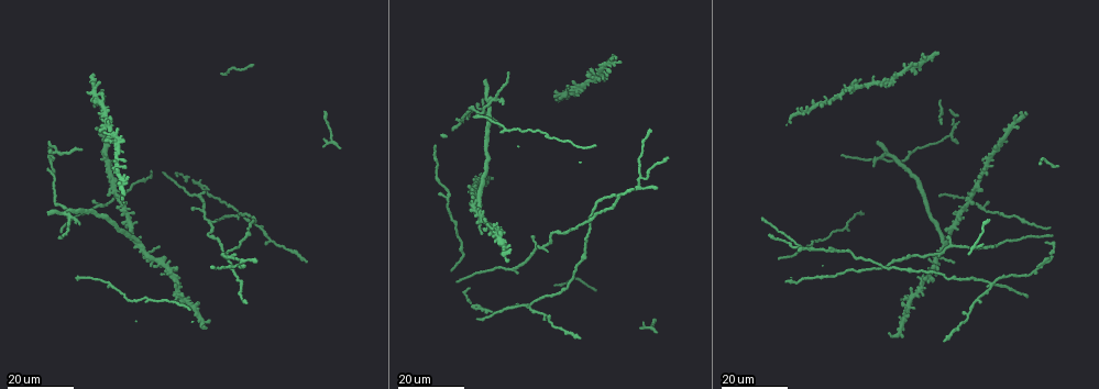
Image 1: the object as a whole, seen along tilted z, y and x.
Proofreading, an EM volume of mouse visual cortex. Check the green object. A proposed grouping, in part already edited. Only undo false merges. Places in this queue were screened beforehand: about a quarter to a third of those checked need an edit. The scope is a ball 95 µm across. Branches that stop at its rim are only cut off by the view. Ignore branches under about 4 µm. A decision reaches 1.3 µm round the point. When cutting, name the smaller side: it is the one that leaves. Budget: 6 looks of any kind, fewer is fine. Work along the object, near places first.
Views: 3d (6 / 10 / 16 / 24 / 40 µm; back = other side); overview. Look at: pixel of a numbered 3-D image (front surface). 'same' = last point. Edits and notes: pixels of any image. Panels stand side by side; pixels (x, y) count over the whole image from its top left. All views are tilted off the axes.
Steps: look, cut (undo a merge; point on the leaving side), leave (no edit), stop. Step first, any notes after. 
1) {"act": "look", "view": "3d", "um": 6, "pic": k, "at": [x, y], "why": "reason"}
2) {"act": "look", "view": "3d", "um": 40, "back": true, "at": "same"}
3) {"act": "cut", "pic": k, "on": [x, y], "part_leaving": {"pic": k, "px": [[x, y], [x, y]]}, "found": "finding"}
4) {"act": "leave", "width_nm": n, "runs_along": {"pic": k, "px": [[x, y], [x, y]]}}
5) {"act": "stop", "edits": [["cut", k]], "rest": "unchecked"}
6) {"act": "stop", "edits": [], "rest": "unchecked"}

{"act": "look", "view": "3d", "um": 16, "pic": 1, "at": [992, 286], "why": "four or more arms meet"}

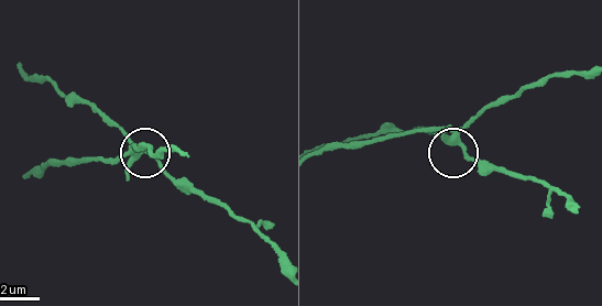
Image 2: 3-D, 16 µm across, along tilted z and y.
{"act": "look", "view": "3d", "um": 10, "pic": 2, "at": [459, 141]}

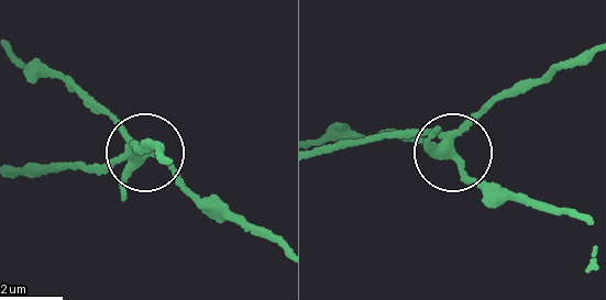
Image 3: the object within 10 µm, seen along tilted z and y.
{"act": "look", "view": "3d", "um": 6, "pic": 3, "at": [449, 155]}

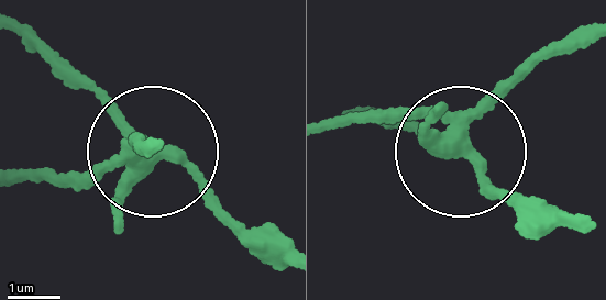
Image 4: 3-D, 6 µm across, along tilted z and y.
{"act": "cut", "pic": 4, "on": [201, 186], "part_leaving": {"pic": 4, "px": [[135, 158], [176, 164], [231, 215], [285, 232]]}, "found": "a second cell is stuck on"}

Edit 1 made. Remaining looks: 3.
{"act": "look", "view": "3d", "um": 16, "pic": 1, "at": [146, 255]}

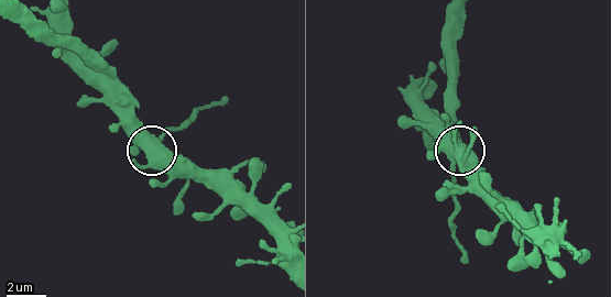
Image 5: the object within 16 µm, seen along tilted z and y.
{"act": "look", "view": "3d", "um": 10, "pic": 5, "at": [455, 162]}

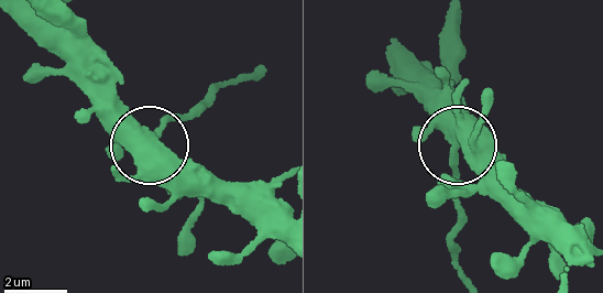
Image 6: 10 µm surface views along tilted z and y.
{"act": "cut", "pic": 6, "on": [167, 121], "part_leaving": {"pic": 6, "px": [[456, 151], [456, 268], [462, 281]]}, "found": "a second cell is stuck on"}

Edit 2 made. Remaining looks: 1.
{"act": "stop", "edits": [["cut", 4], ["cut", 6]], "rest": "unchecked"}

